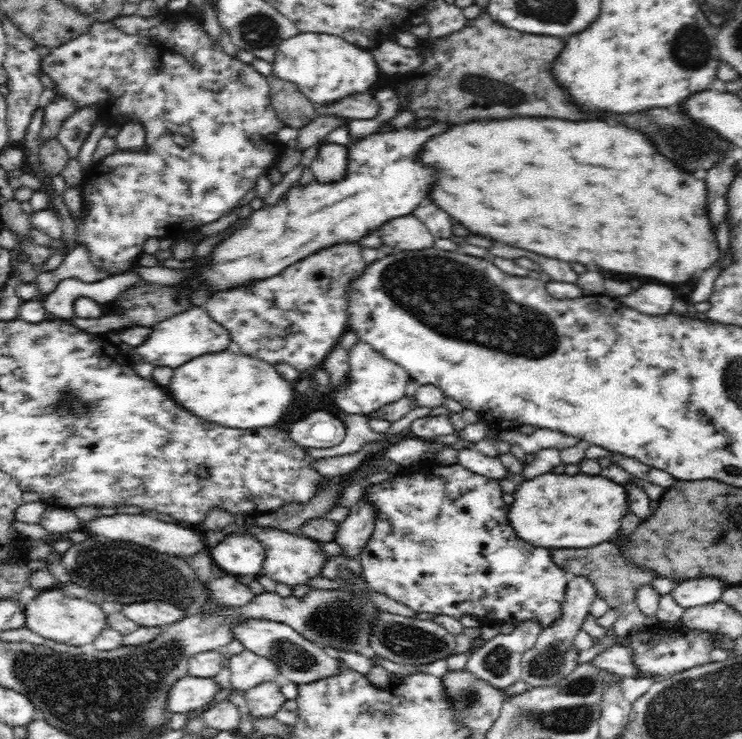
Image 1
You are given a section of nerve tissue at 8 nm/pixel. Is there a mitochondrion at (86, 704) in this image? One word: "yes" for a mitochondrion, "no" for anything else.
yes

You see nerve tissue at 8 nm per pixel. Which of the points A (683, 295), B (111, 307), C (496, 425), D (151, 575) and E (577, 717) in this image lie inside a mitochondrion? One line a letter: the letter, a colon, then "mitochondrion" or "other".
A: other
B: other
C: other
D: mitochondrion
E: mitochondrion

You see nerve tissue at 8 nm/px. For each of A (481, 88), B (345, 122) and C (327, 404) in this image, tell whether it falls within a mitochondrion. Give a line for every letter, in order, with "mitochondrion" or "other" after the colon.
A: mitochondrion
B: other
C: other

